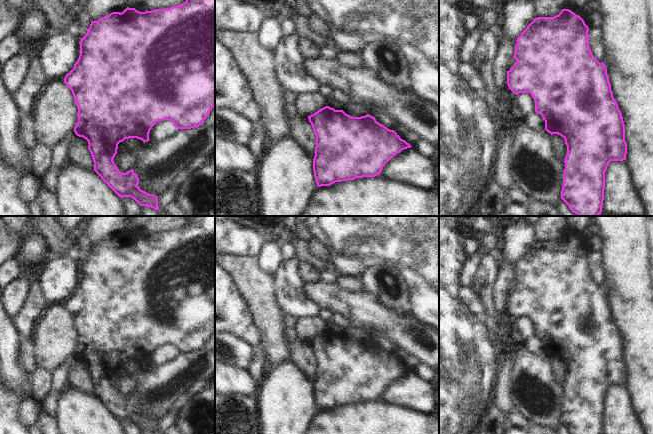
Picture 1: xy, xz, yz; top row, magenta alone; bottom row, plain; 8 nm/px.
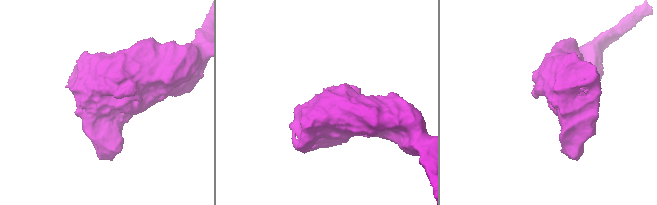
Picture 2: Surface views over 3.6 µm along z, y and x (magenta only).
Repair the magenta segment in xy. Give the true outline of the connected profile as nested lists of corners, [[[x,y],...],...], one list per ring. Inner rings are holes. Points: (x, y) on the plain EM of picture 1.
[[[190,216],[186,225],[180,229],[168,233],[155,233],[152,235],[140,236],[135,232],[127,231],[123,236],[112,236],[100,242],[98,245],[91,245],[86,259],[80,265],[80,279],[74,292],[65,300],[64,307],[72,315],[74,326],[77,330],[78,346],[74,351],[77,360],[88,365],[88,373],[94,386],[94,395],[120,422],[131,421],[140,430],[151,431],[159,434],[158,420],[149,418],[138,411],[139,402],[134,394],[126,397],[119,395],[113,383],[117,378],[118,368],[125,363],[137,362],[144,367],[148,366],[149,357],[152,351],[159,345],[169,344],[174,351],[179,353],[191,353],[202,349],[215,330],[215,216]]]

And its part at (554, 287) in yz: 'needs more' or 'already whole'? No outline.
already whole

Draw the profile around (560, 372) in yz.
[[[558,358],[551,359],[551,364],[554,372],[554,376],[559,384],[565,385],[565,380],[567,378],[567,370],[565,364]]]

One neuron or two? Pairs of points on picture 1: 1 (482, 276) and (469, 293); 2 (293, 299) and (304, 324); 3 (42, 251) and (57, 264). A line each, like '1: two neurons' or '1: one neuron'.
1: two neurons
2: two neurons
3: two neurons

